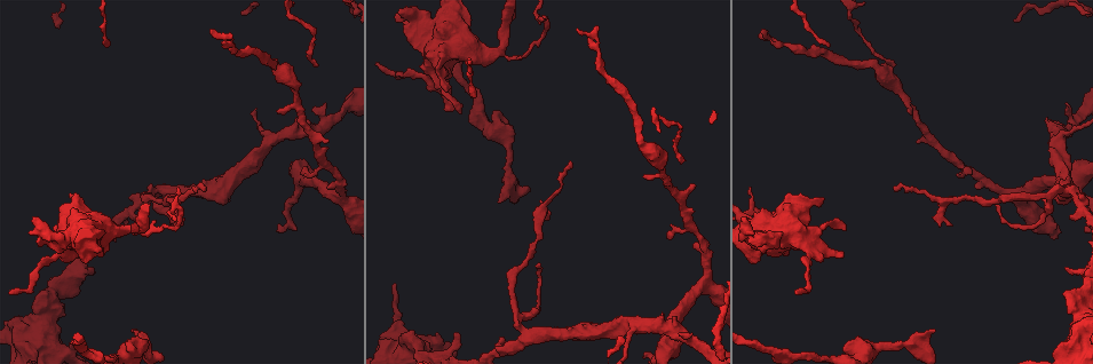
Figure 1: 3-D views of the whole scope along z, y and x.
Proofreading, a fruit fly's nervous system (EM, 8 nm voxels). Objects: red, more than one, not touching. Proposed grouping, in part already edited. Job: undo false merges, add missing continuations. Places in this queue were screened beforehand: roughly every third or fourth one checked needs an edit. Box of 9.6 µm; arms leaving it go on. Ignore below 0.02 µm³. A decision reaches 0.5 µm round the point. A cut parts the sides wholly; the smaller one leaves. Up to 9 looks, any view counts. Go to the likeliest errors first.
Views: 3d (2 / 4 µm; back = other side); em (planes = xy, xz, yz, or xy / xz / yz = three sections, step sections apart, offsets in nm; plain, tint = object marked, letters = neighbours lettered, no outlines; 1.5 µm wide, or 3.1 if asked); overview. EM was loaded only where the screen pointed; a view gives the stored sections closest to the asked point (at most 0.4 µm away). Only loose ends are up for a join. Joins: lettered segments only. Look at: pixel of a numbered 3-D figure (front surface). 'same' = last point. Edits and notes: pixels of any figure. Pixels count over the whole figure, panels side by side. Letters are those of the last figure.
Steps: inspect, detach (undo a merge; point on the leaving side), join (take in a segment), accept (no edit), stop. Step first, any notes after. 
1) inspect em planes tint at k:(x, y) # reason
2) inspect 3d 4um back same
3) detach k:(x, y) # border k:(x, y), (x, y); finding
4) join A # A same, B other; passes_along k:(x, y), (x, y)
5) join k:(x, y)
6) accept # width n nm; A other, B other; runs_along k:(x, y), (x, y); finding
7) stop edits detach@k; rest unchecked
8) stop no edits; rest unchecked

inspect em planes letters at 1:(446, 88) # free end

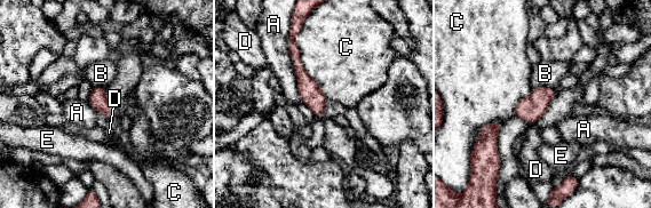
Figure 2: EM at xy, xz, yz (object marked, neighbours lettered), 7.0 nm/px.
accept # A other, B other, C other, D other, E other; runs_along 2:(292, 47), (304, 84), (322, 113); no lettered segment goes on from it

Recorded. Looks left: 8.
inspect 3d 2um at 1:(134, 330) # an open end

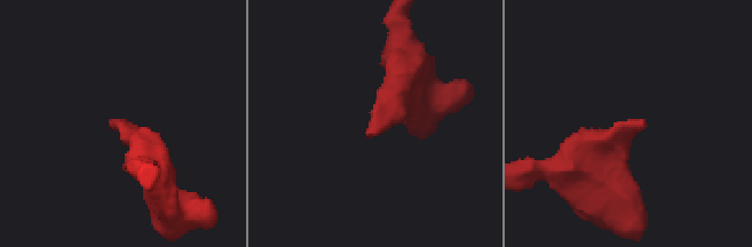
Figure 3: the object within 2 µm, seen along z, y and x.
inspect em planes tint at 3:(369, 136) # need the tissue

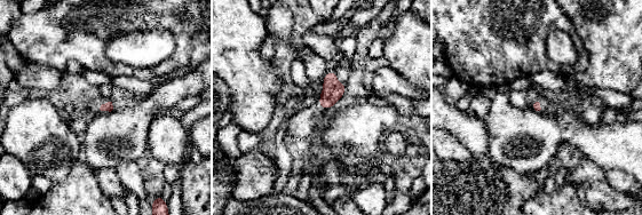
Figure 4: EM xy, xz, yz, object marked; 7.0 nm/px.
inspect em planes letters same

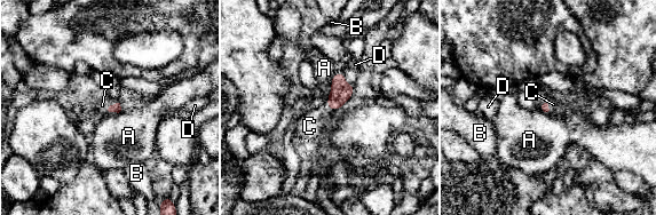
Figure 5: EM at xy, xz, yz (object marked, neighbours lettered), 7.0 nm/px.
join C # A other, B other, C same, D other; passes_along 5:(116, 108), (111, 105), (102, 105); it goes on there

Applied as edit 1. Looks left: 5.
inspect 3d 2um at 1:(692, 184) # free end

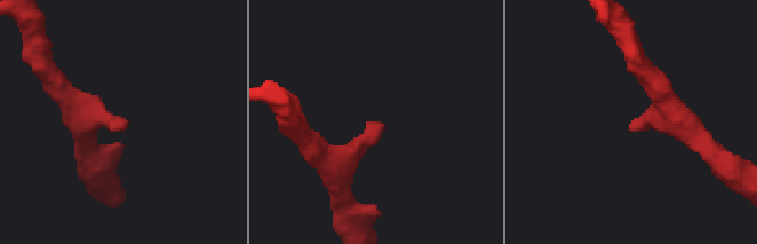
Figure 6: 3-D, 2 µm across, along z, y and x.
inspect em planes tint at 6:(123, 128) # shape alone is not enough

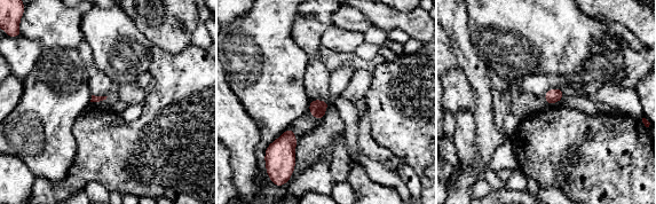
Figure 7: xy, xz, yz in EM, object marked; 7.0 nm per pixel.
inspect em planes letters same # what lies round it

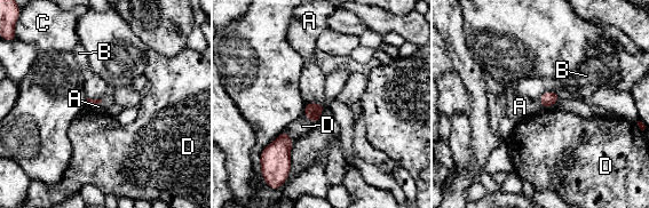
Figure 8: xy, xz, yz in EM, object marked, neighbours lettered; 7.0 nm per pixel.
accept # longest_contact D 130 nm; A other, B other, C other, D other; no lettered segment goes on from it

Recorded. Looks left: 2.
inspect em planes letters at 1:(497, 53) # calibre changes

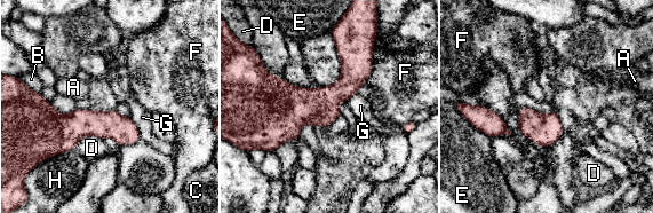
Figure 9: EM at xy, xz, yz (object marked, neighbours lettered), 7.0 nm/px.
accept # width 190 nm; A other, B other, C other, D other, E other, F other, G other, H other; one neuron here

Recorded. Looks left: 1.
stop edits join@5; rest unchecked

